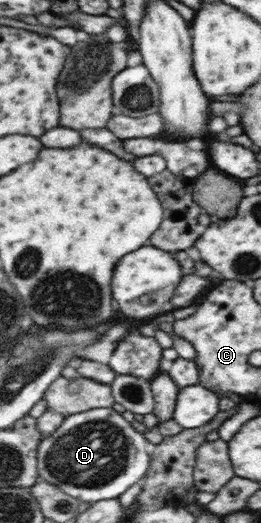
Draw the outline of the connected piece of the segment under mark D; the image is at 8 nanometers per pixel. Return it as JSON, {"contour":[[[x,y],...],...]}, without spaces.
{"contour":[[[109,407],[64,417],[57,430],[41,438],[41,454],[37,454],[36,461],[41,462],[39,480],[52,484],[79,501],[94,503],[118,498],[129,486],[133,486],[145,474],[149,466],[149,454],[145,452],[145,438],[127,424],[123,415]]]}

